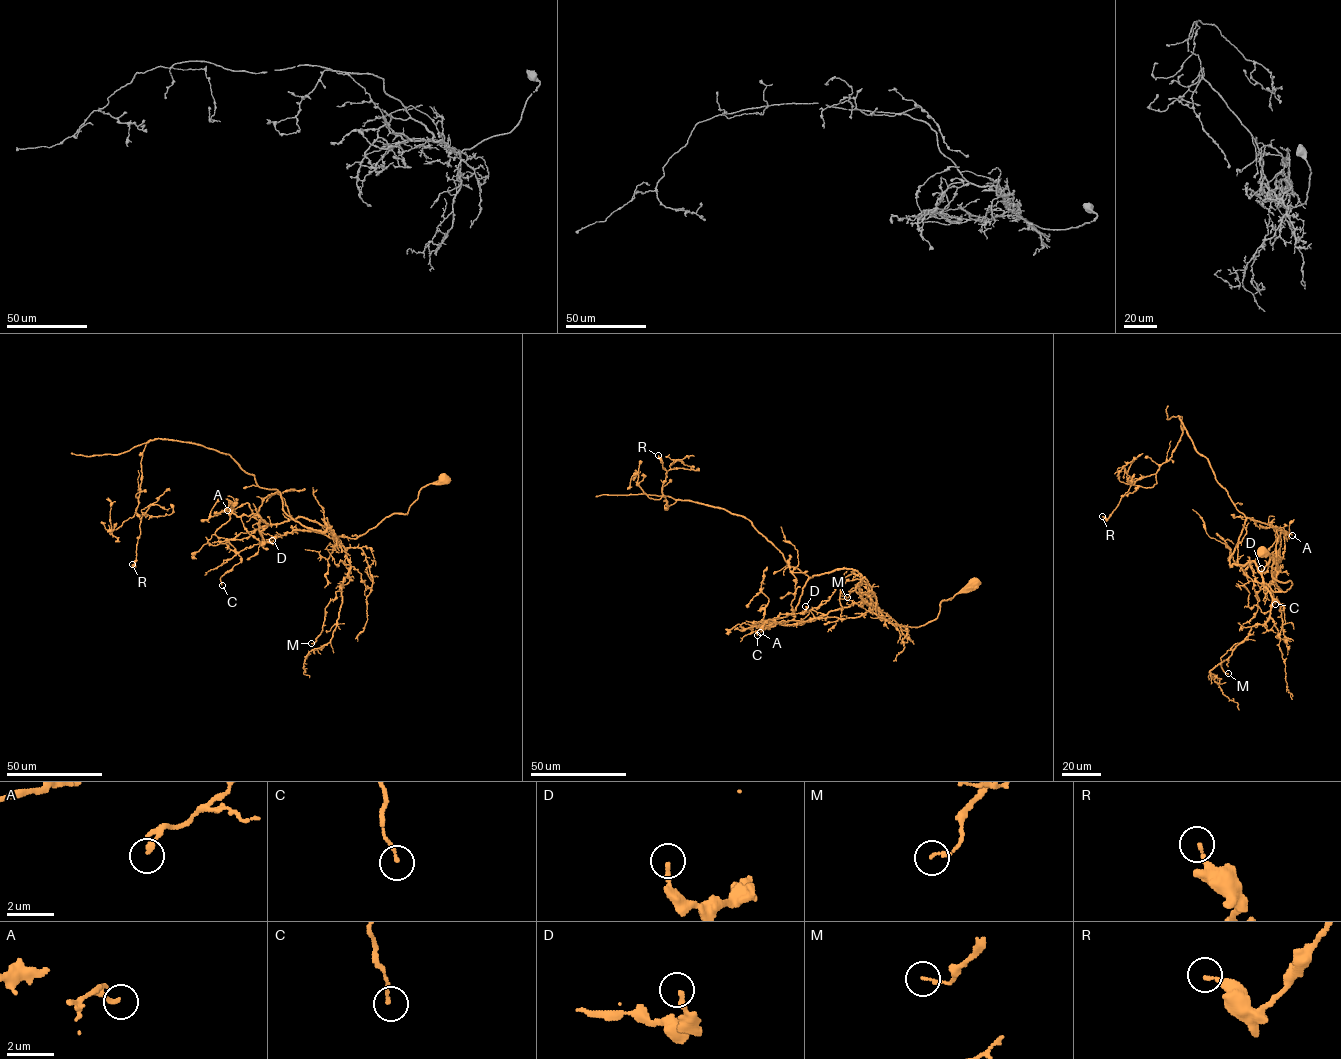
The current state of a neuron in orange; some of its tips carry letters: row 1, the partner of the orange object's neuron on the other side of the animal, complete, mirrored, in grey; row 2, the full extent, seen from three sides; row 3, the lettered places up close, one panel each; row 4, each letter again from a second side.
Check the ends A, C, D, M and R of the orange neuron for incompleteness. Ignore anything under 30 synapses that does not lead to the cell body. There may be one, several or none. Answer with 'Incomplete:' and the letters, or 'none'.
Incomplete: none

